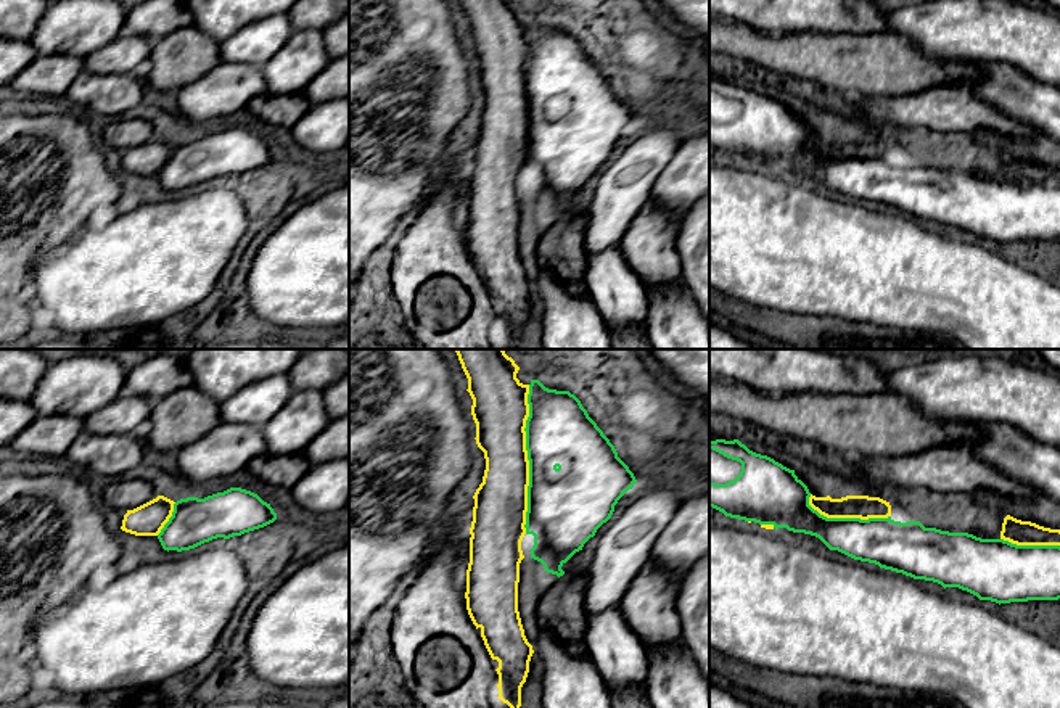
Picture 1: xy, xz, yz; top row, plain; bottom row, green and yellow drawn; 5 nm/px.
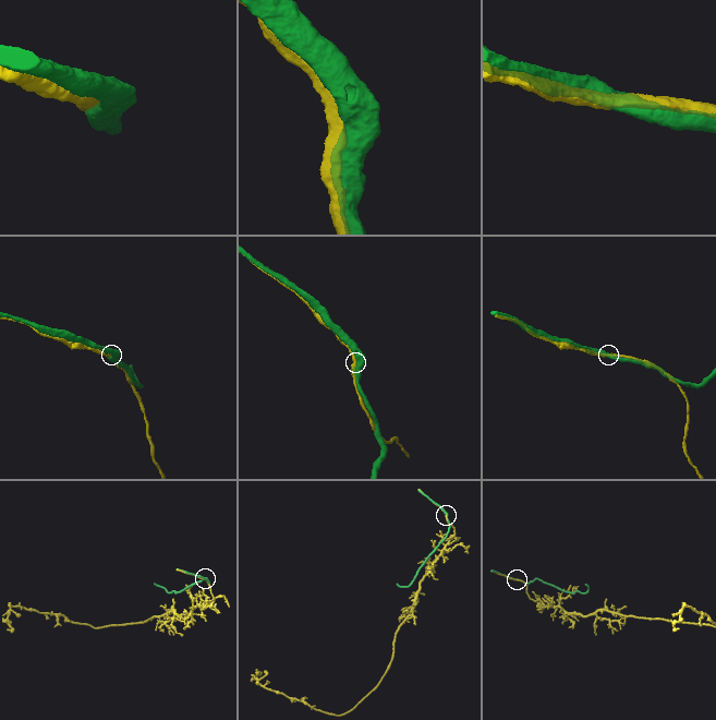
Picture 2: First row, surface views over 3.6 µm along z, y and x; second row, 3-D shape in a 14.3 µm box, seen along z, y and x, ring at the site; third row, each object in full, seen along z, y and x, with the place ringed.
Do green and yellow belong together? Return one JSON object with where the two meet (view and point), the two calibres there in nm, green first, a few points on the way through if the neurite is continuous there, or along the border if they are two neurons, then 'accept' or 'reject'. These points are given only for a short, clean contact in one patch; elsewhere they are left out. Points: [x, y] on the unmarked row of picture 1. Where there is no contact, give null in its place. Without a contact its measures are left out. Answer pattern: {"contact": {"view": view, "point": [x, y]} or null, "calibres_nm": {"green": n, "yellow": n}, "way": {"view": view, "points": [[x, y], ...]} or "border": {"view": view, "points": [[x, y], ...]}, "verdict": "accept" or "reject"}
{"contact": {"view": "xz", "point": [528, 98]}, "calibres_nm": {"green": 340, "yellow": 260}, "verdict": "reject"}

